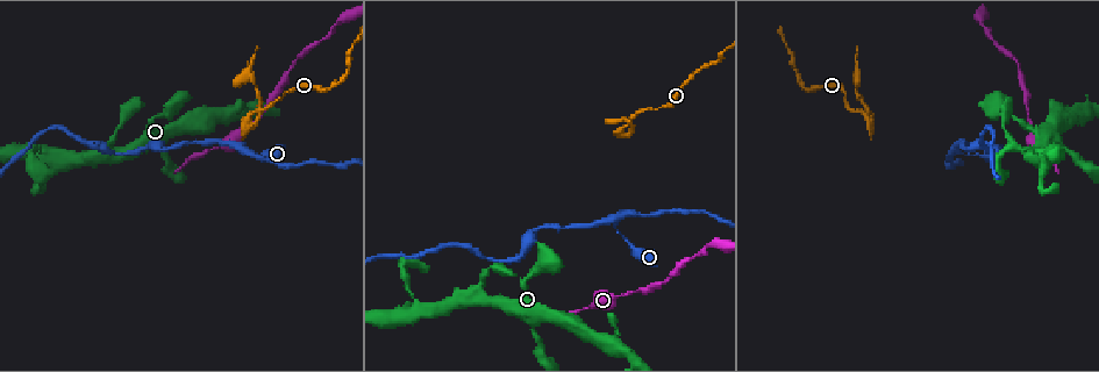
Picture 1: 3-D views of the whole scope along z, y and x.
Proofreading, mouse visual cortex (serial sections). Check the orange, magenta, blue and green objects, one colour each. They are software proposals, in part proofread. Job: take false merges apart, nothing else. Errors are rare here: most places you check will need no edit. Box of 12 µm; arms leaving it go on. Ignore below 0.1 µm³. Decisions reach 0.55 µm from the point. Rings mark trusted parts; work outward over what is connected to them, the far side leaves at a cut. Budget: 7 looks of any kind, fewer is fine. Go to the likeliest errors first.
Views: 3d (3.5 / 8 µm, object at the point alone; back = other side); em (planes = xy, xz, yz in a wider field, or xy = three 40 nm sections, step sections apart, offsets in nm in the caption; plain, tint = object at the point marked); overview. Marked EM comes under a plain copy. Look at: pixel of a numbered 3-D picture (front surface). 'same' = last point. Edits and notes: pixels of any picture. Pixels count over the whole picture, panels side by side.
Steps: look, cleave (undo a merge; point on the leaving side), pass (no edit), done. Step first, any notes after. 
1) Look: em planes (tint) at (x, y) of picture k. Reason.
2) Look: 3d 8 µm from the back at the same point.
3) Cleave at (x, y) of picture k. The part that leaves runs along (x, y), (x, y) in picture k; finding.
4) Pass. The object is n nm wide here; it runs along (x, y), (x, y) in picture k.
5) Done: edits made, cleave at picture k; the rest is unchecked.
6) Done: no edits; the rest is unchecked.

Look: 3d 3.5 µm from the back at (240, 152) of picture 1. Two arms in line, one across.

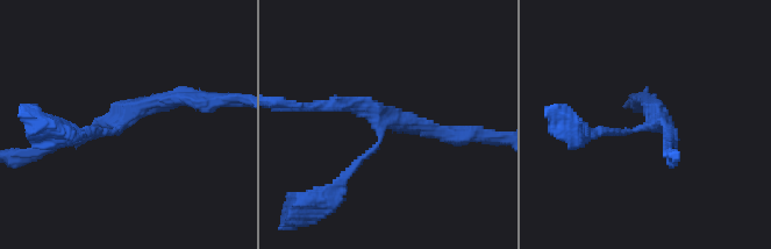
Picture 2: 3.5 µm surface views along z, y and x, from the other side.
Look: em xy step 2 (tint) at (119, 127) of picture 2. 3 arms meet here; the arms are 100, 200, 200 nm wide; now the EM.

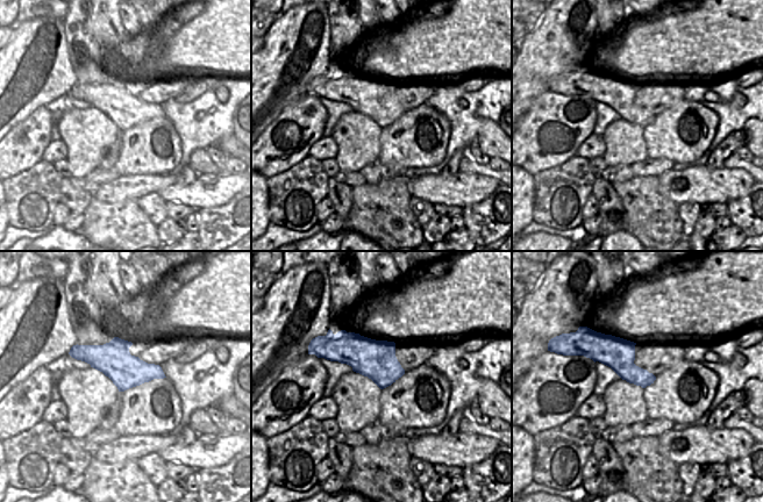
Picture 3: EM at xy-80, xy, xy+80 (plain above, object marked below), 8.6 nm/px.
Look: em xy step 3 (tint) at the same point.

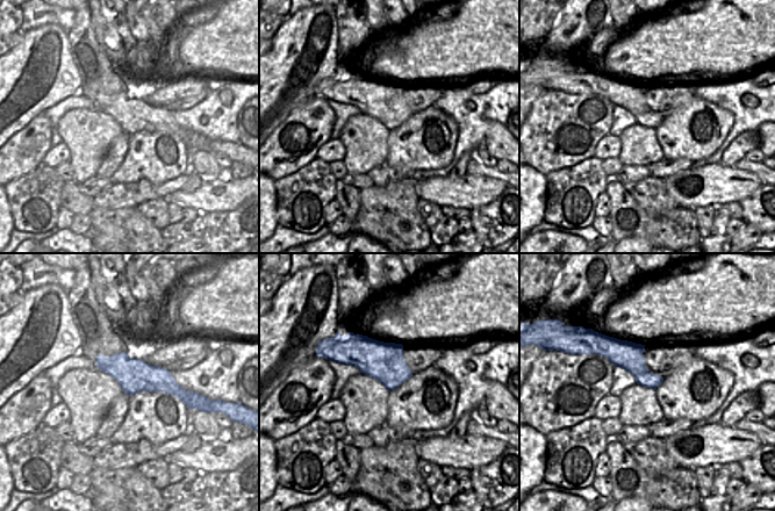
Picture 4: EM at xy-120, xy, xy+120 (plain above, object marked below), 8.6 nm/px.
Pass. It runs along (99, 359), (159, 379), (187, 396) in picture 4; all the same cell.

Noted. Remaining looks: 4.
Look: 3d 3.5 µm at (618, 129) of picture 1. Abrupt turn.

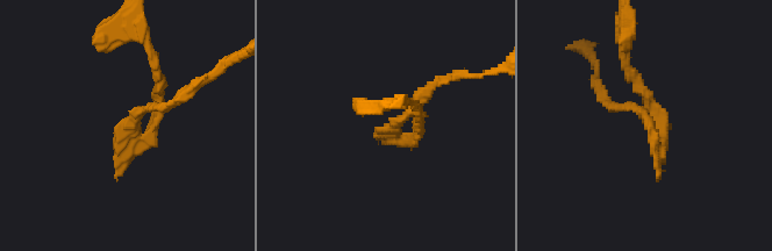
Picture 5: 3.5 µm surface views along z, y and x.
Look: em xy step 2 (tint) at (391, 128) of picture 5.

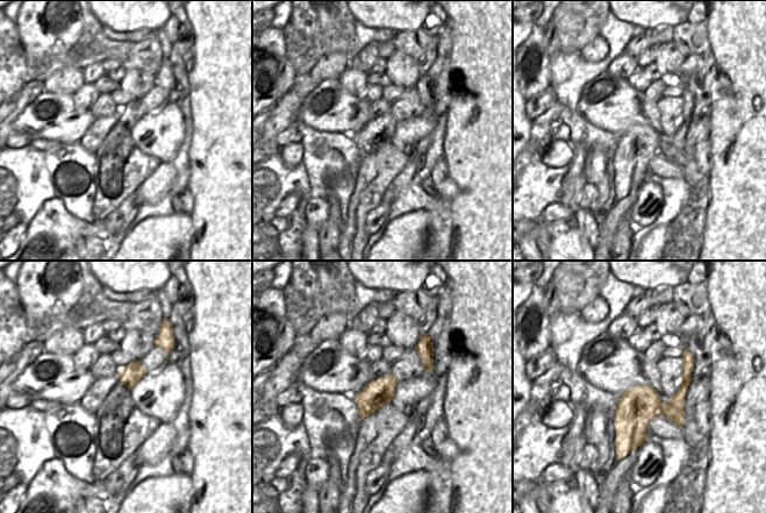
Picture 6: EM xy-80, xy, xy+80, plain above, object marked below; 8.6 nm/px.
Look: em xy step 5 (tint) at the same point.

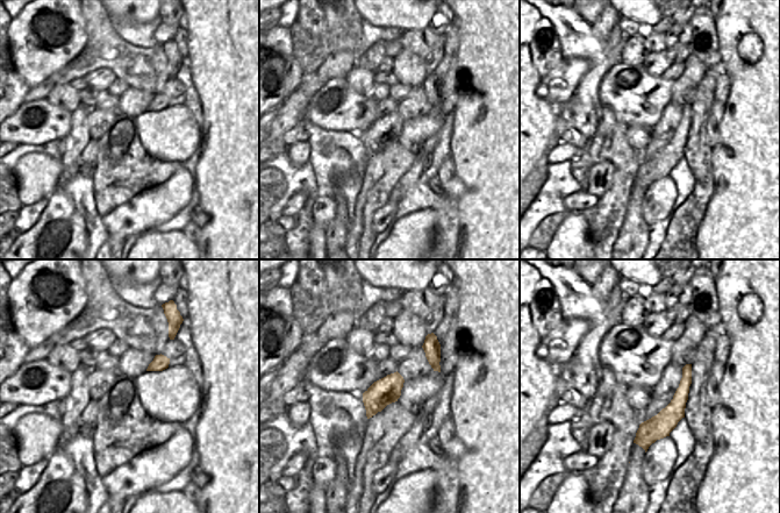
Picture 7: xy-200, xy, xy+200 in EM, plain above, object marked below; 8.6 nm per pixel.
Cleave at (640, 87) of picture 5. The part that leaves runs along (652, 127), (660, 138), (664, 120), (626, 59) in picture 5; two cells meet here.

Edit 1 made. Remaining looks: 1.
Look: 3d 3.5 µm at (103, 155) of picture 1. Small branch off a trunk.

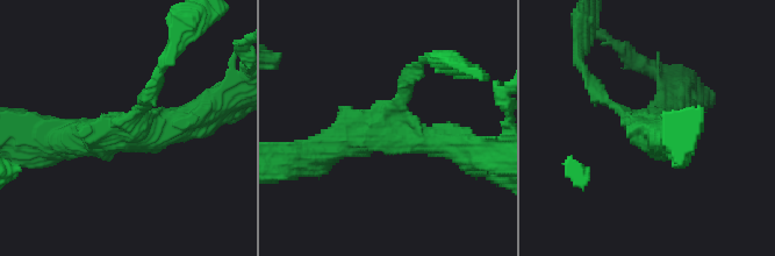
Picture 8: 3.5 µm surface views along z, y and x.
Pass. The arms are 150, 400, 450 nm wide; it runs along (202, 114), (152, 132), (56, 139) in picture 8; one cell here.

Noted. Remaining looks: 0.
Done: edits made, cleave at picture 5; the rest is unchecked.

